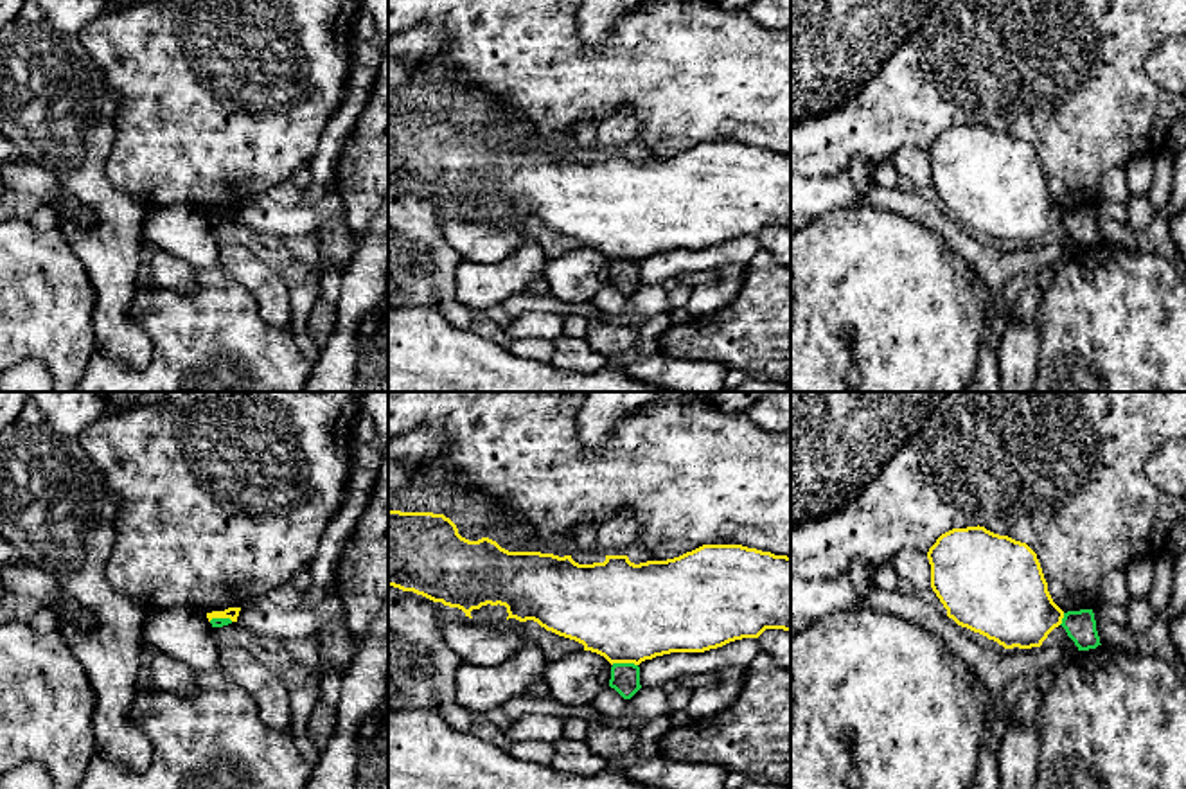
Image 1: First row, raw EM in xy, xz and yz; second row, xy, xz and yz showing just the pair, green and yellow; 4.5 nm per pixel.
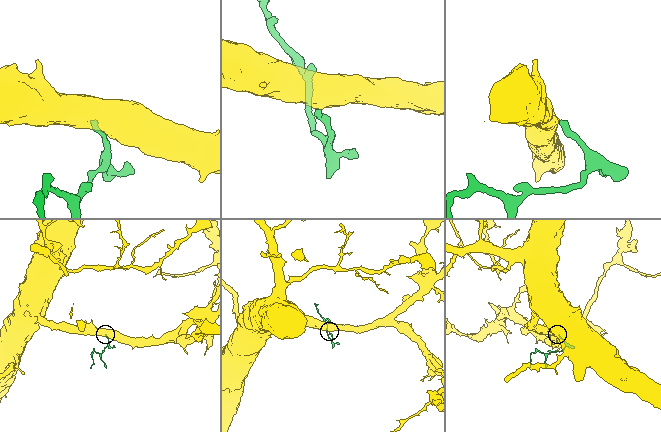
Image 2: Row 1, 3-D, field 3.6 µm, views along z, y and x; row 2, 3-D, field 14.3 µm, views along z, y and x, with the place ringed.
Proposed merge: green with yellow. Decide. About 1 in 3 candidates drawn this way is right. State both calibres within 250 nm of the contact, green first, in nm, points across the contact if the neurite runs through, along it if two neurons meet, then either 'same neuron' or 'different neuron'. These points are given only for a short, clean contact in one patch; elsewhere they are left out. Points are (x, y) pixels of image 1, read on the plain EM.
130/440 nm | along xz (611, 261), (637, 263) | different neuron

